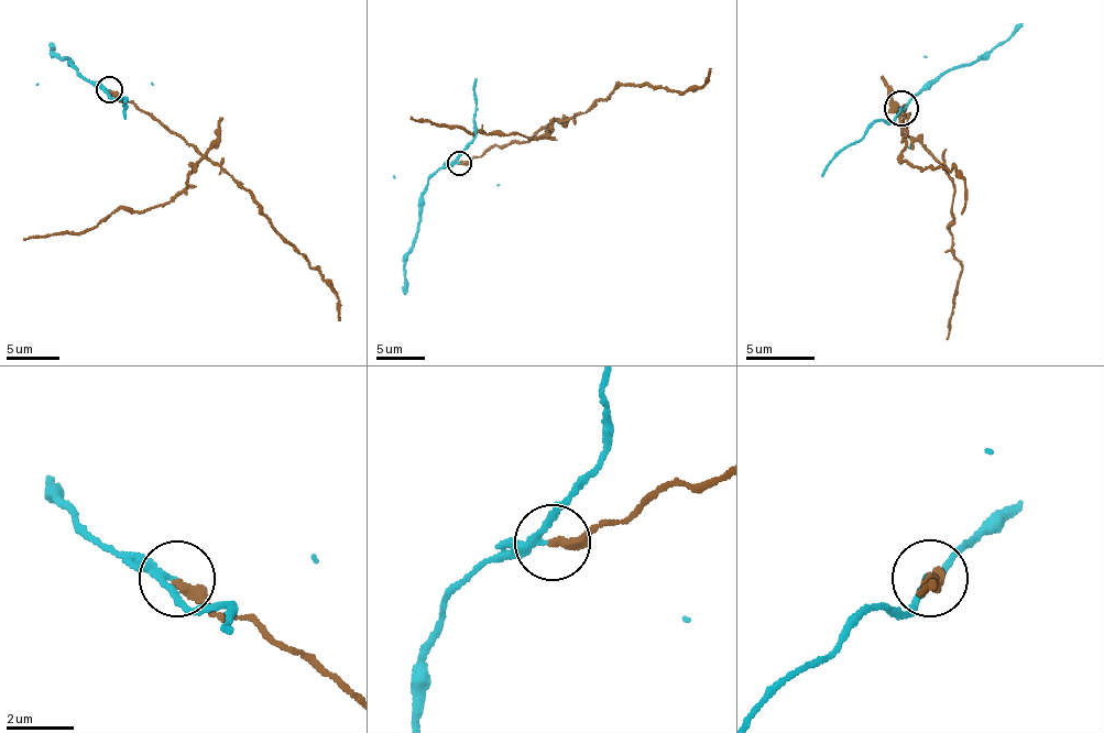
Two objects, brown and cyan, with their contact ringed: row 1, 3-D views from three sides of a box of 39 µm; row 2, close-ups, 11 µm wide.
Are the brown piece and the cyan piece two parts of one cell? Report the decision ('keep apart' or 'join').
keep apart

